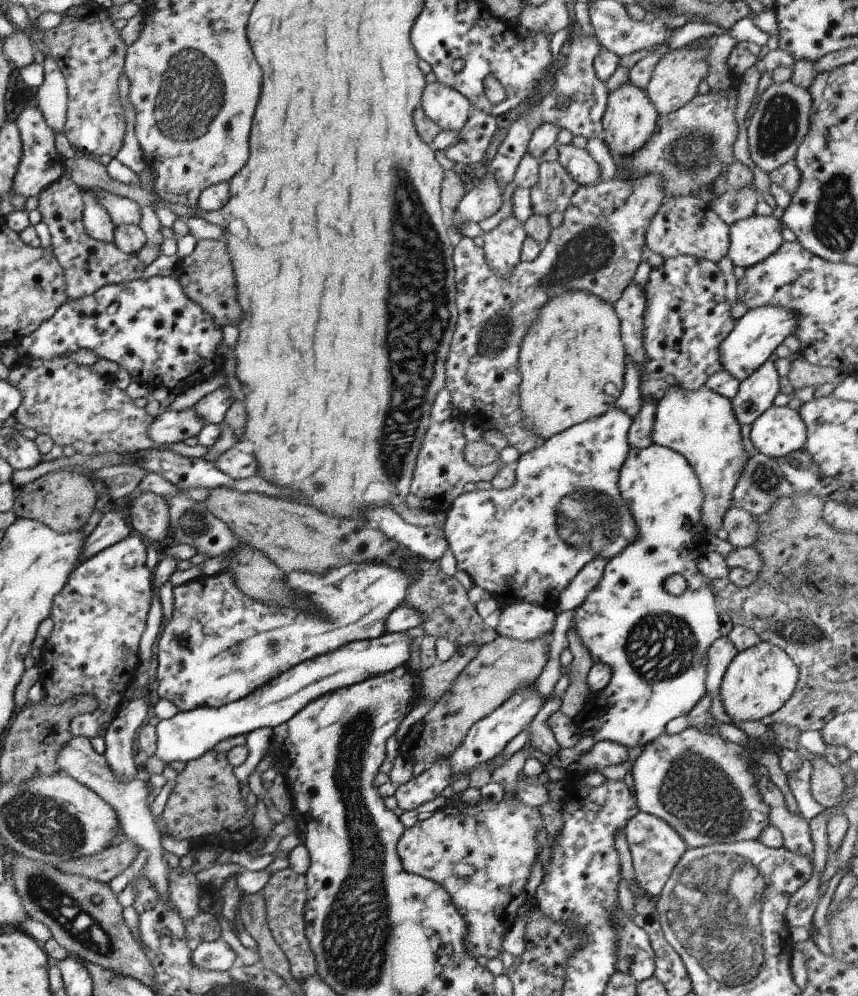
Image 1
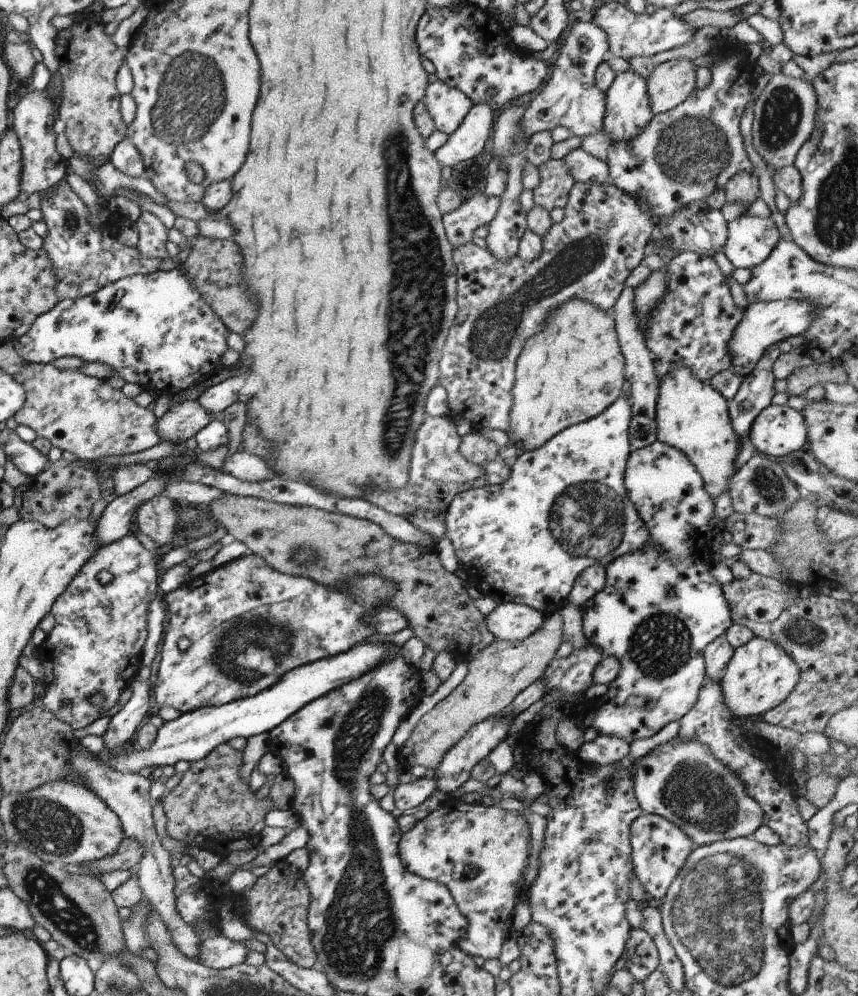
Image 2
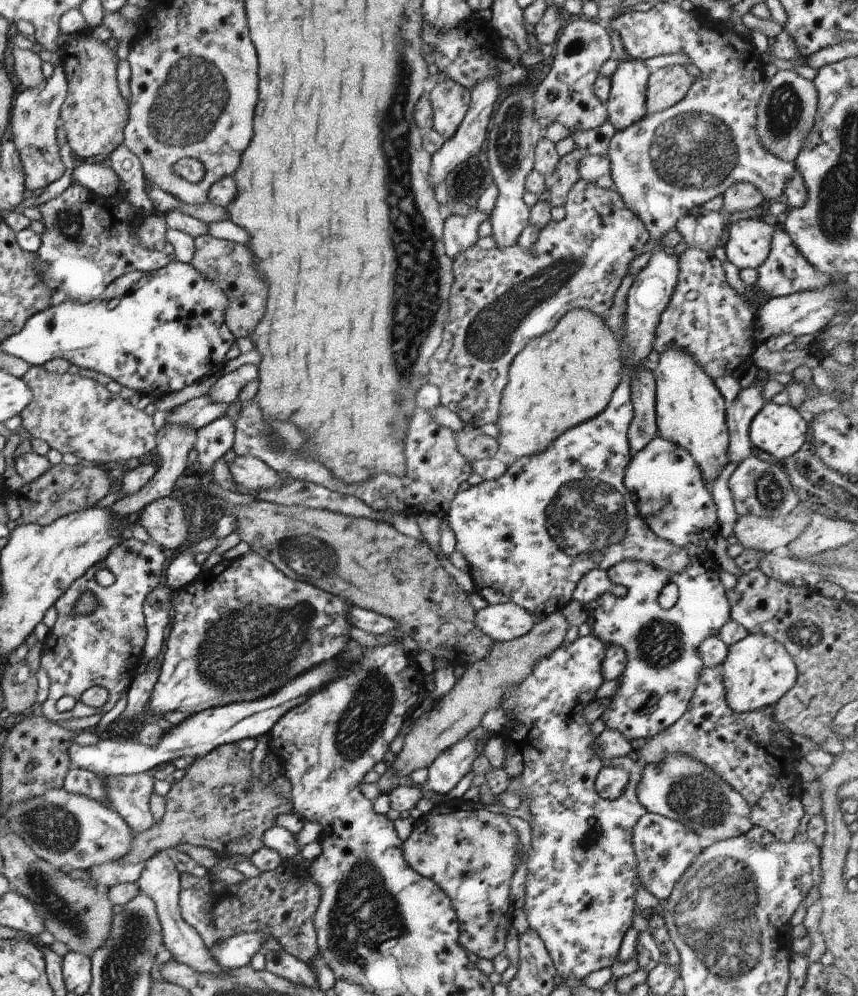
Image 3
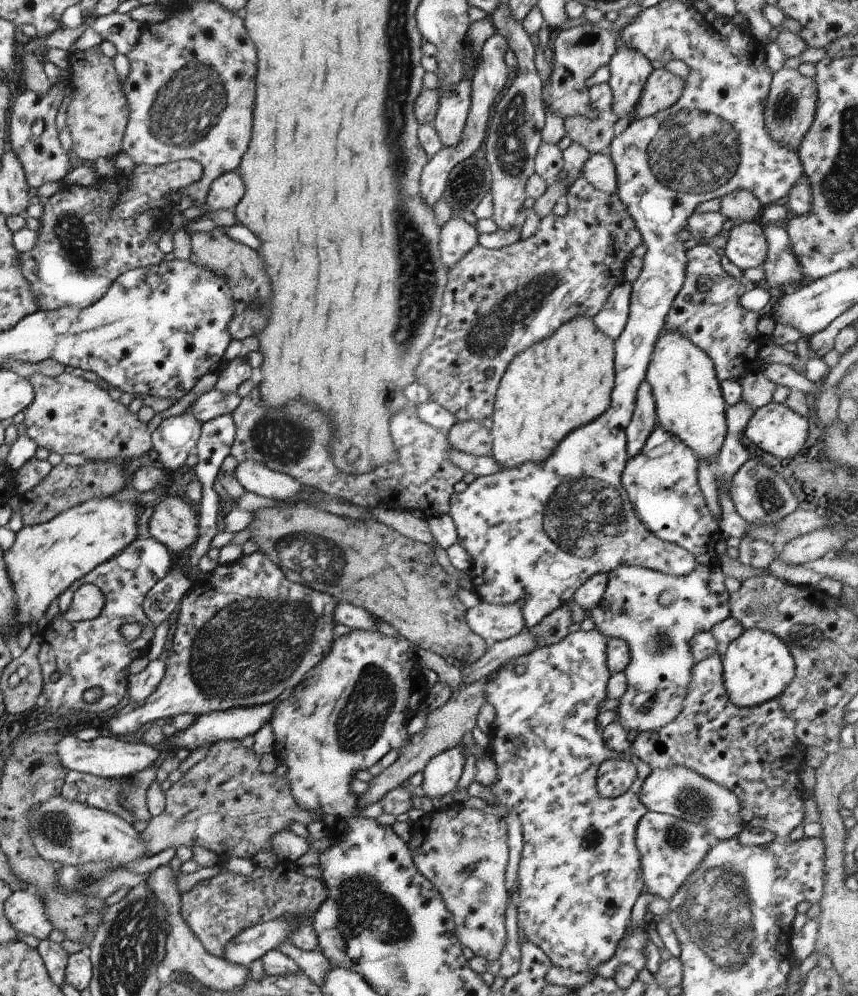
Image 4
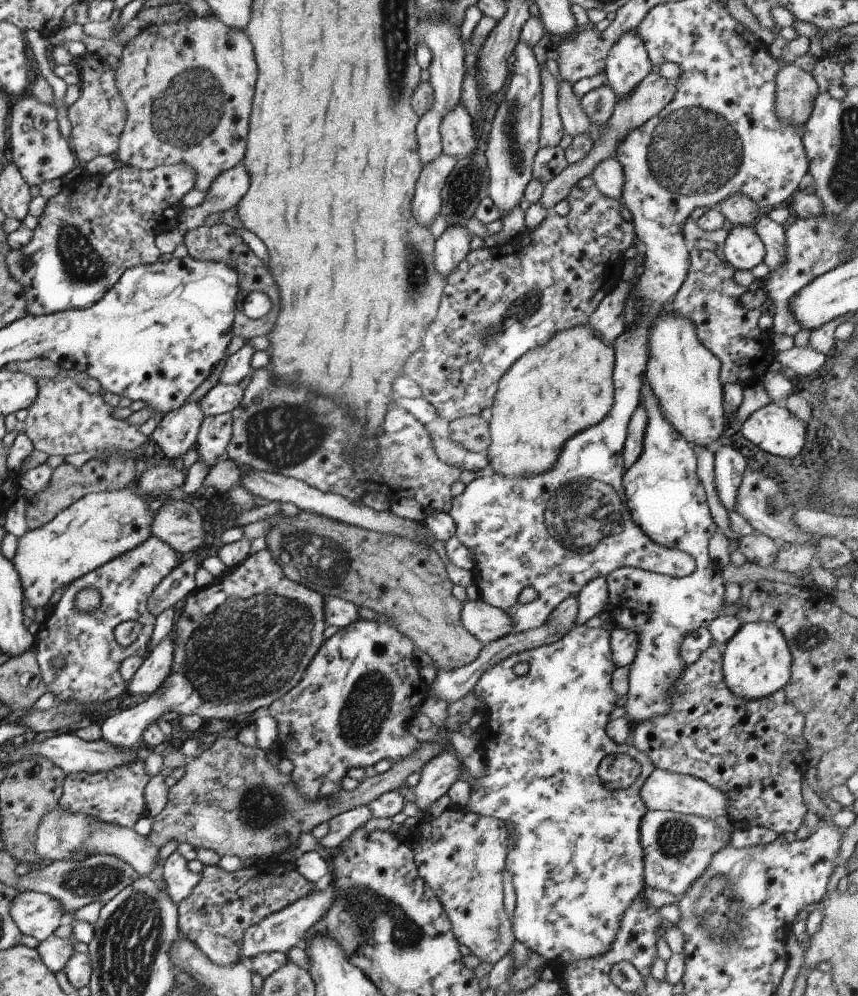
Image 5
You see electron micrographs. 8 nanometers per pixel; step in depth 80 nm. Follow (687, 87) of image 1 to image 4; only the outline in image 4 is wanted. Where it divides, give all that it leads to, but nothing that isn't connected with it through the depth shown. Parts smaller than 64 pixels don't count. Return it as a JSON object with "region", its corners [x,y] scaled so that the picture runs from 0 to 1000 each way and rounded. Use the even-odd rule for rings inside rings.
{"region":[[[774,68],[760,69],[752,79],[738,119],[755,117],[780,108],[794,96],[796,87],[797,80],[794,77]]]}

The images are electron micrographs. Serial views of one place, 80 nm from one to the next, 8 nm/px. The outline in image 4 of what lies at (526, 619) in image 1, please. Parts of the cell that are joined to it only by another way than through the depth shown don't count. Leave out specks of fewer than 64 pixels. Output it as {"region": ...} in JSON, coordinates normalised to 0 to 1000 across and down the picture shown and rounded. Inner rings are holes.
{"region":[[[565,603],[542,613],[545,630],[564,644],[578,646],[612,633],[607,606],[573,607]]]}

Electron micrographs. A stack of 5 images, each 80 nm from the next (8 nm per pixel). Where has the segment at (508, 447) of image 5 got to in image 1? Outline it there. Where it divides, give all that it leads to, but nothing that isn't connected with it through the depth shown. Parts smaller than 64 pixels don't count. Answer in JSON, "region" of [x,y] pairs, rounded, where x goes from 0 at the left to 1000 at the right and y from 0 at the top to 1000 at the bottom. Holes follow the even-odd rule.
{"region":[[[664,291],[629,307],[627,318],[615,327],[604,353],[606,413],[620,435],[635,442],[688,418],[713,411],[727,385],[731,360],[721,326],[713,305],[682,292]]]}

